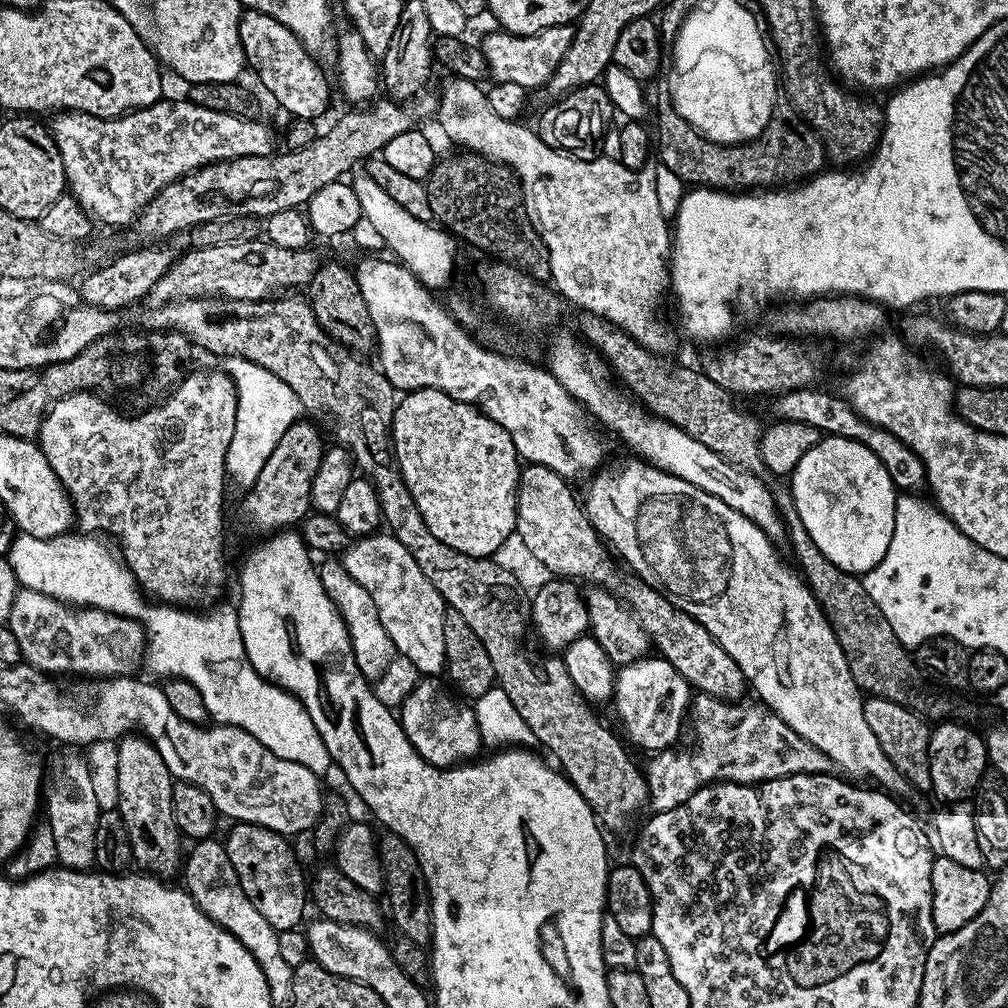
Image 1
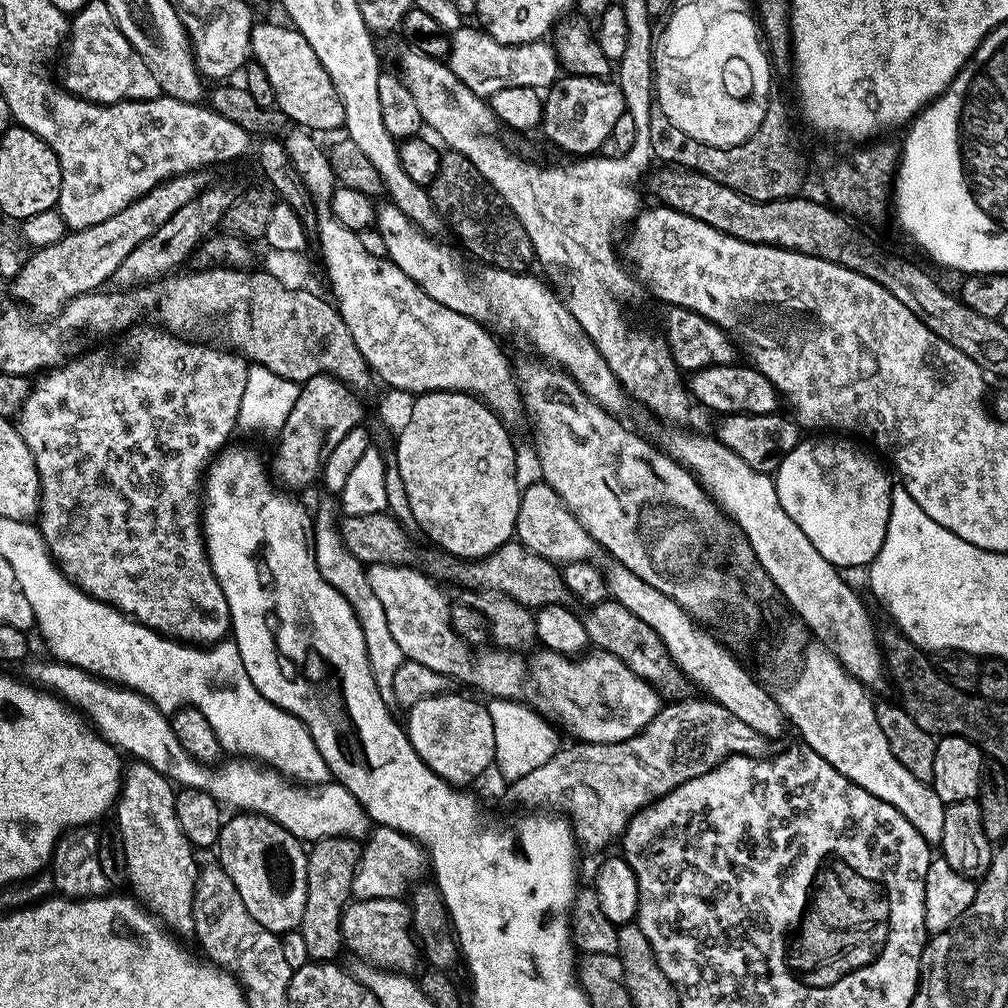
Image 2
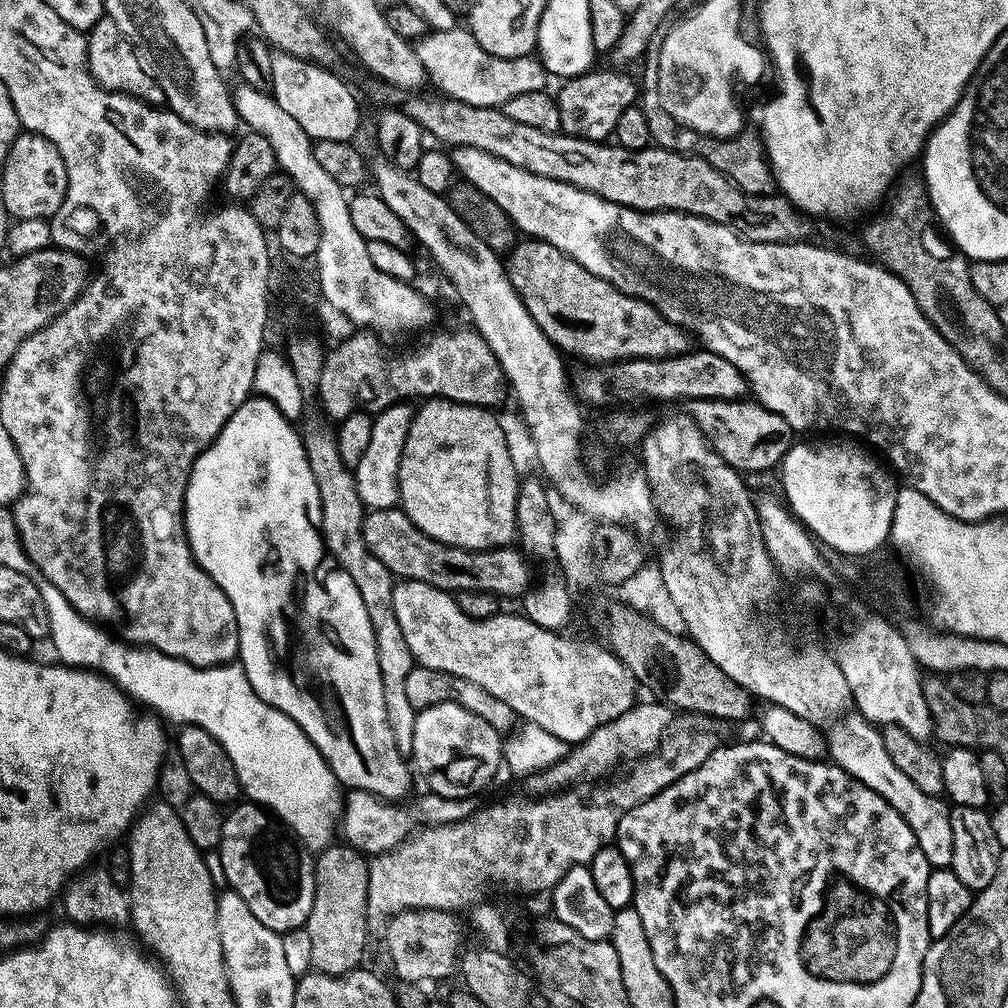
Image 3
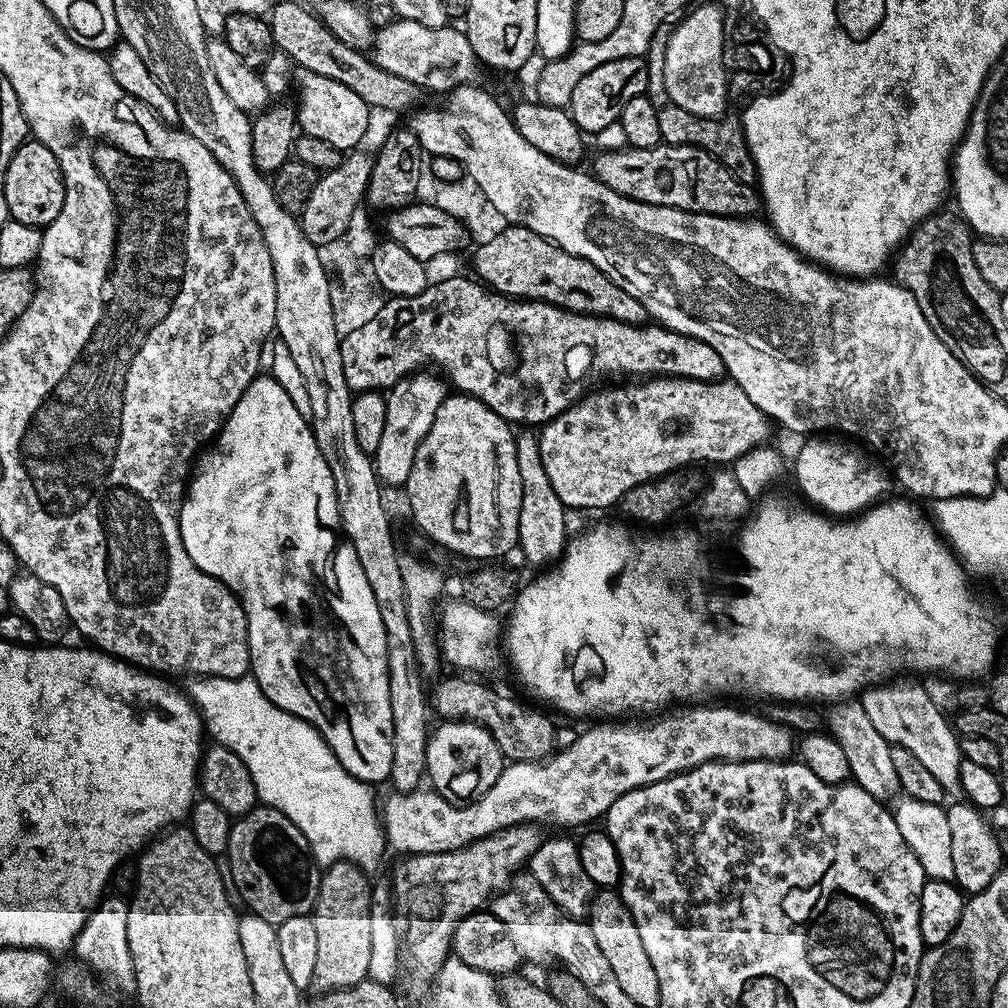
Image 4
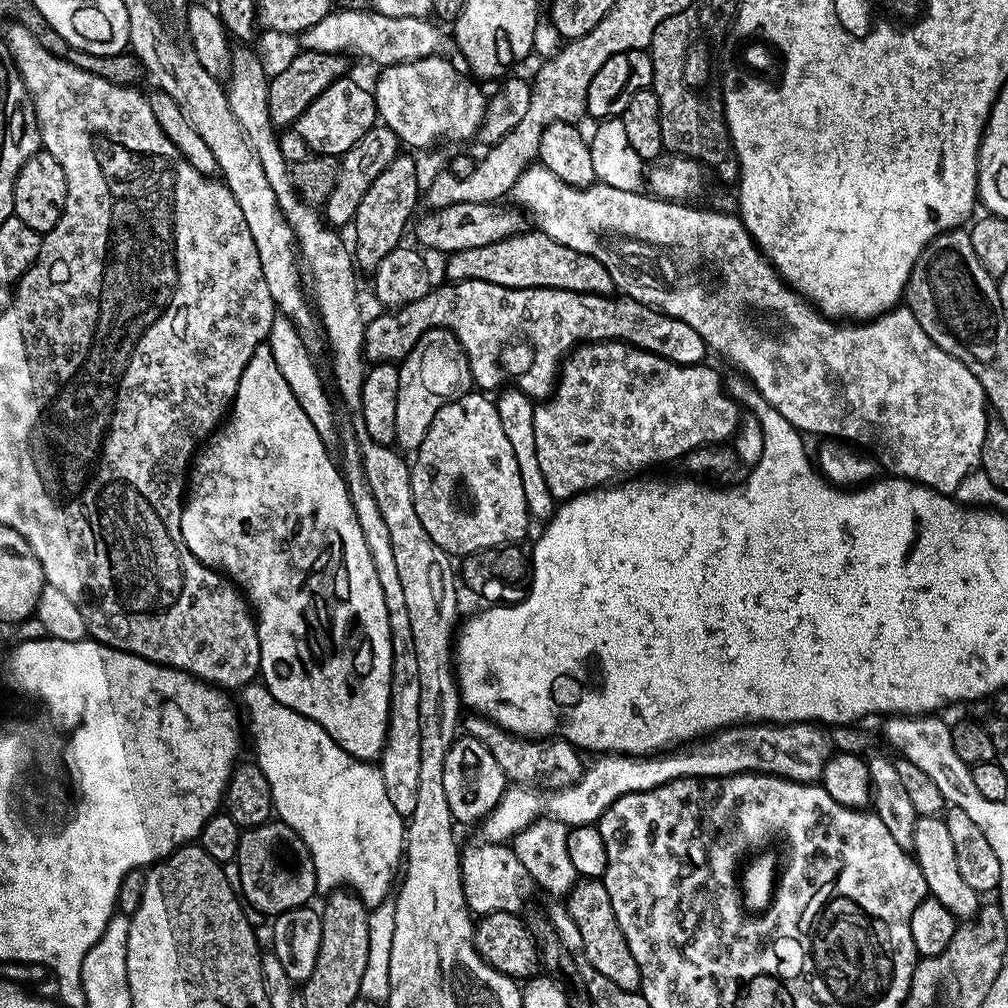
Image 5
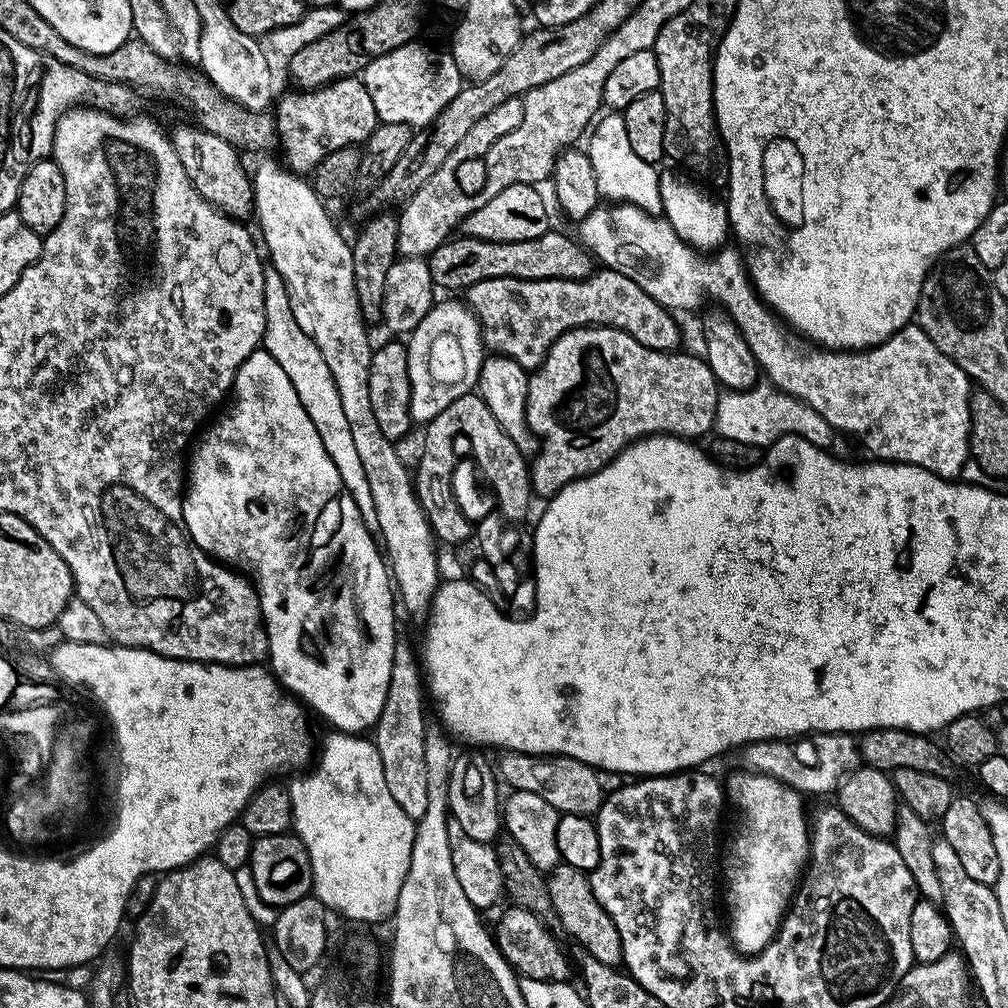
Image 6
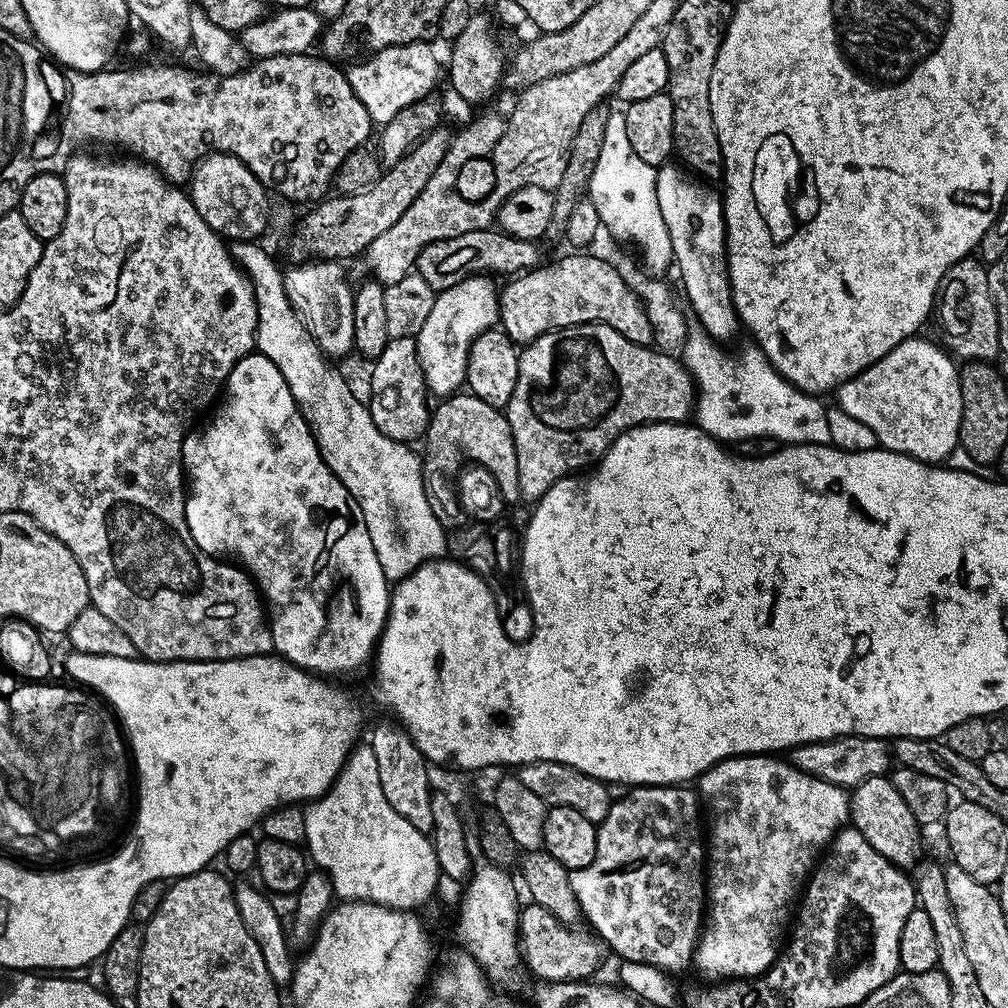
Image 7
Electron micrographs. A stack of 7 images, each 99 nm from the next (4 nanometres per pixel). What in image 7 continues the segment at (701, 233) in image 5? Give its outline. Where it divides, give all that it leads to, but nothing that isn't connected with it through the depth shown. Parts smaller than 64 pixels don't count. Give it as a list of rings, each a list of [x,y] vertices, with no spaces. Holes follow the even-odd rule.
[[[904,340],[890,354],[835,389],[835,403],[862,426],[870,426],[877,445],[939,465],[960,443],[962,390],[955,359],[939,343]]]

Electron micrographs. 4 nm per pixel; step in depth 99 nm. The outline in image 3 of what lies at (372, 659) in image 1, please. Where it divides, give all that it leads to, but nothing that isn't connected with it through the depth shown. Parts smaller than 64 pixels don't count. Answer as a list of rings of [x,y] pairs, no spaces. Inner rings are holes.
[[[312,424],[308,429],[303,429],[302,439],[310,470],[314,470],[314,478],[318,482],[318,527],[322,533],[324,547],[330,553],[331,559],[333,556],[340,563],[337,565],[342,571],[350,574],[354,586],[358,586],[358,594],[362,594],[362,602],[366,602],[366,614],[370,614],[370,626],[374,630],[378,650],[386,718],[390,722],[390,730],[394,734],[398,750],[405,754],[411,753],[418,709],[410,704],[406,695],[406,678],[414,667],[414,661],[410,646],[406,646],[406,638],[402,635],[402,626],[398,626],[398,617],[394,612],[394,575],[370,552],[363,541],[366,509],[358,498],[353,469],[346,462],[342,462],[342,454],[338,454],[335,431],[331,427],[328,429],[324,424]]]

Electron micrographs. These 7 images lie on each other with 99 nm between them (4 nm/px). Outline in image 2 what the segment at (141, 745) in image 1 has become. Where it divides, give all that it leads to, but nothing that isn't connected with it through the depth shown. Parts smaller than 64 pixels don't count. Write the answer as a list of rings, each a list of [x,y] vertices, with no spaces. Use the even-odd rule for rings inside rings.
[[[132,762],[122,772],[120,795],[114,805],[114,824],[126,845],[128,884],[136,899],[173,933],[192,934],[196,930],[194,894],[200,868],[192,843],[178,826],[176,794],[173,781],[163,772],[149,764]]]

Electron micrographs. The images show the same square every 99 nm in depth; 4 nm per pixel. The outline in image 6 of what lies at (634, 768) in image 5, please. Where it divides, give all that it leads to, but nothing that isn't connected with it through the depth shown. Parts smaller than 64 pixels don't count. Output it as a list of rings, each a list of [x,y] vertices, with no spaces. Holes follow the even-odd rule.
[[[817,732],[790,740],[759,740],[745,744],[738,756],[743,771],[774,778],[808,798],[835,793],[844,777],[862,764],[857,737],[846,732]]]

